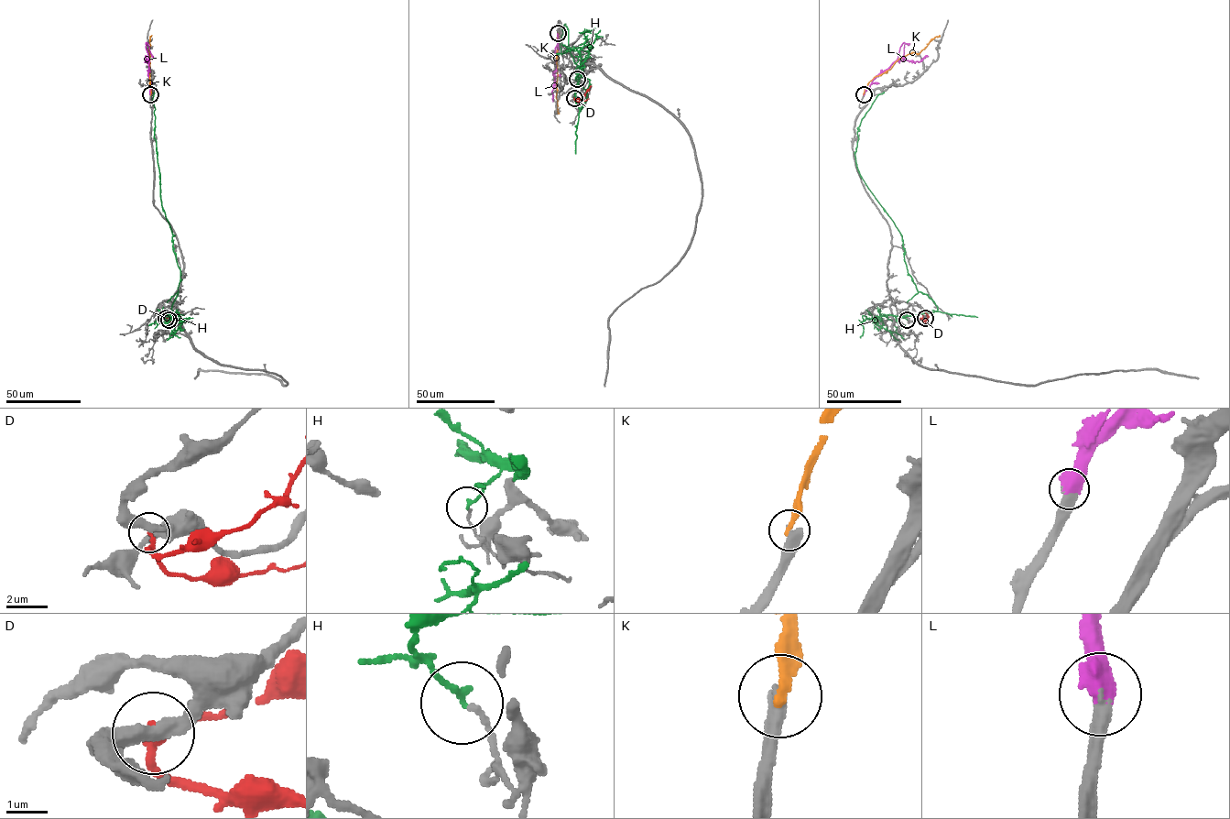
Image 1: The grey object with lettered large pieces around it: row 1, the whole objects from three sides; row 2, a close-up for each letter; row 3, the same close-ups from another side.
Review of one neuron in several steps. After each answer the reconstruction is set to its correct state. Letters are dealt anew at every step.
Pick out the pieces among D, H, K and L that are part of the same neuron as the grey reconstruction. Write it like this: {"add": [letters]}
{"add": ["L"]}

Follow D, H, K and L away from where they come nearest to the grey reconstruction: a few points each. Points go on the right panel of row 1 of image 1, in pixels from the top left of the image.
D: (924, 318), (924, 321), (919, 319), (913, 322)
H: (907, 320), (937, 306), (918, 290), (901, 234), (855, 156), (861, 120), (884, 92)
K: (863, 94), (868, 82), (876, 76), (886, 72), (900, 58), (919, 53), (940, 35)
L: (864, 94), (876, 76), (898, 59), (904, 42), (901, 59)

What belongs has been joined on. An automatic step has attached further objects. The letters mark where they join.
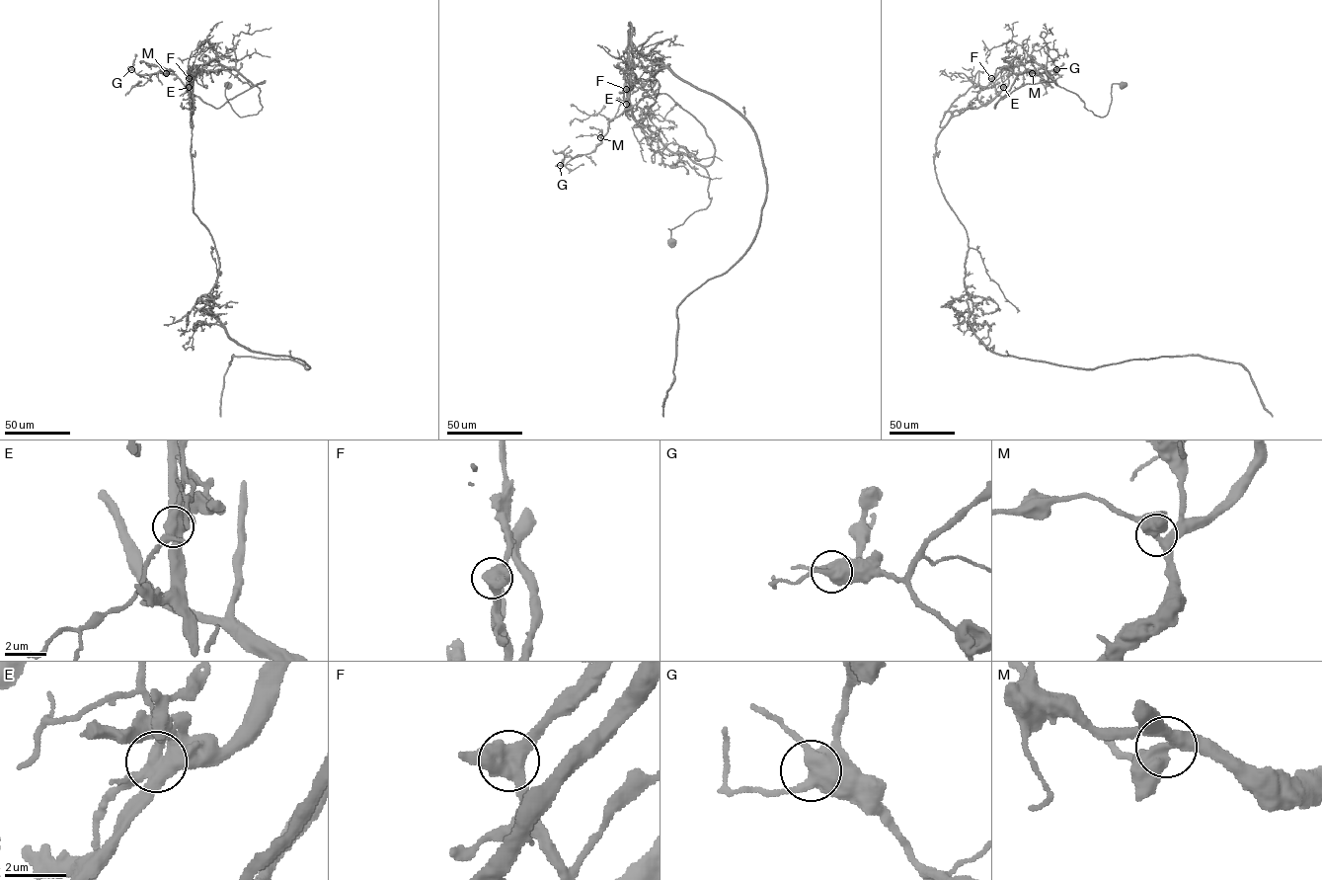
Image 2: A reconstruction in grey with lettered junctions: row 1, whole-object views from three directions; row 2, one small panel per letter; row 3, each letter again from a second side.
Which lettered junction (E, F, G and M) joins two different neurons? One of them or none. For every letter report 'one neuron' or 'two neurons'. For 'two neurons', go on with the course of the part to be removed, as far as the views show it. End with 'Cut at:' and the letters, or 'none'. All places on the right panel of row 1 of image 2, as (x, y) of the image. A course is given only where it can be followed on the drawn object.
E: two neurons; course (1003, 87), (1001, 72), (1031, 60), (1056, 85), (1024, 84), (994, 108), (1019, 74), (1055, 73), (1048, 54)
F: one neuron
G: one neuron
M: one neuron
Cut at: E

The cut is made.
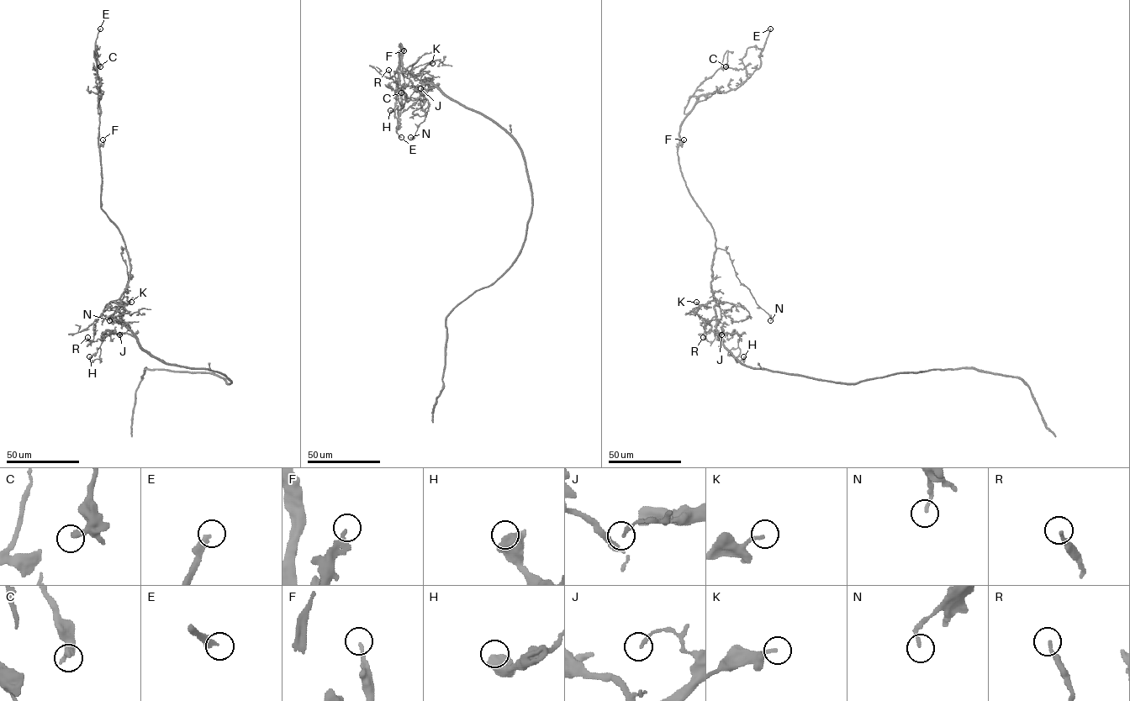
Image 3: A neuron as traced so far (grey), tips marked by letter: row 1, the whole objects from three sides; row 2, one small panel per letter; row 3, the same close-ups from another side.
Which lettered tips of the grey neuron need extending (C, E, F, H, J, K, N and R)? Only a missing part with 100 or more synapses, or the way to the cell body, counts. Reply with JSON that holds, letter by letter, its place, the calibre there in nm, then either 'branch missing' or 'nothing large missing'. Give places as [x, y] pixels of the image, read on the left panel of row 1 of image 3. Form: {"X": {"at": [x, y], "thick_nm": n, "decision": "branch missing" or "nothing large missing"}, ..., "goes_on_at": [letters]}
{"C": {"at": [100, 66], "thick_nm": 300, "decision": "nothing large missing"}, "E": {"at": [100, 28], "thick_nm": 300, "decision": "branch missing"}, "F": {"at": [102, 139], "thick_nm": 200, "decision": "nothing large missing"}, "H": {"at": [89, 356], "thick_nm": 650, "decision": "nothing large missing"}, "J": {"at": [119, 334], "thick_nm": 200, "decision": "nothing large missing"}, "K": {"at": [131, 302], "thick_nm": 170, "decision": "nothing large missing"}, "N": {"at": [109, 320], "thick_nm": 170, "decision": "nothing large missing"}, "R": {"at": [87, 337], "thick_nm": 190, "decision": "nothing large missing"}, "goes_on_at": ["E"]}

